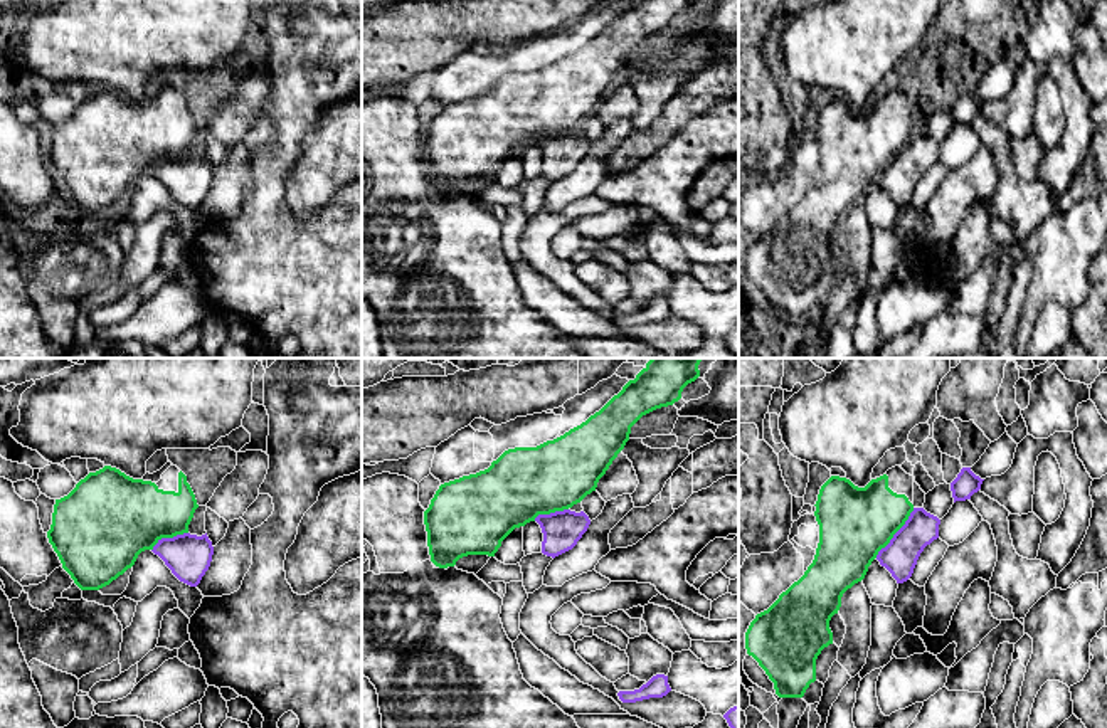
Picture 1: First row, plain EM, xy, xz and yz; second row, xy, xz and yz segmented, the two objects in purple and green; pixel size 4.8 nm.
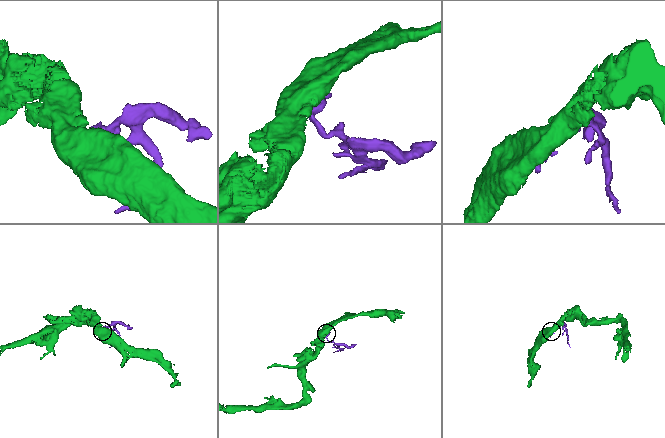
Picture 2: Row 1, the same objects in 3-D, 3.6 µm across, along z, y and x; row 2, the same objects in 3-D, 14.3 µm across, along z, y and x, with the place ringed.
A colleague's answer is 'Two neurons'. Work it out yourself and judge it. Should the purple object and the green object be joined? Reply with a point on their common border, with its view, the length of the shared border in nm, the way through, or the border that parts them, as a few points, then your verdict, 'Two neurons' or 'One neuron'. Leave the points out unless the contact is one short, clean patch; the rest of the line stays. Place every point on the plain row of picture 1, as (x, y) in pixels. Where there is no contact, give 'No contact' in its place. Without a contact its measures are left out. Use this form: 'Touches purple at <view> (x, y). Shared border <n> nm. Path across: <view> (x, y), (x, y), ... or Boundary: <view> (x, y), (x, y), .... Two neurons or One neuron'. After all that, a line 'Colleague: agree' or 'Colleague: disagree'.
Touches purple at yz (895, 157). Shared border 300 nm. One neuron
Colleague: disagree

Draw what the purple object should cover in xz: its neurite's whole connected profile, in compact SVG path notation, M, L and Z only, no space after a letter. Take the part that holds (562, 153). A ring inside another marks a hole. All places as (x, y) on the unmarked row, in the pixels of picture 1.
M570 133L538 138L535 145L543 156L542 177L552 182L572 173L591 148L584 135Z

